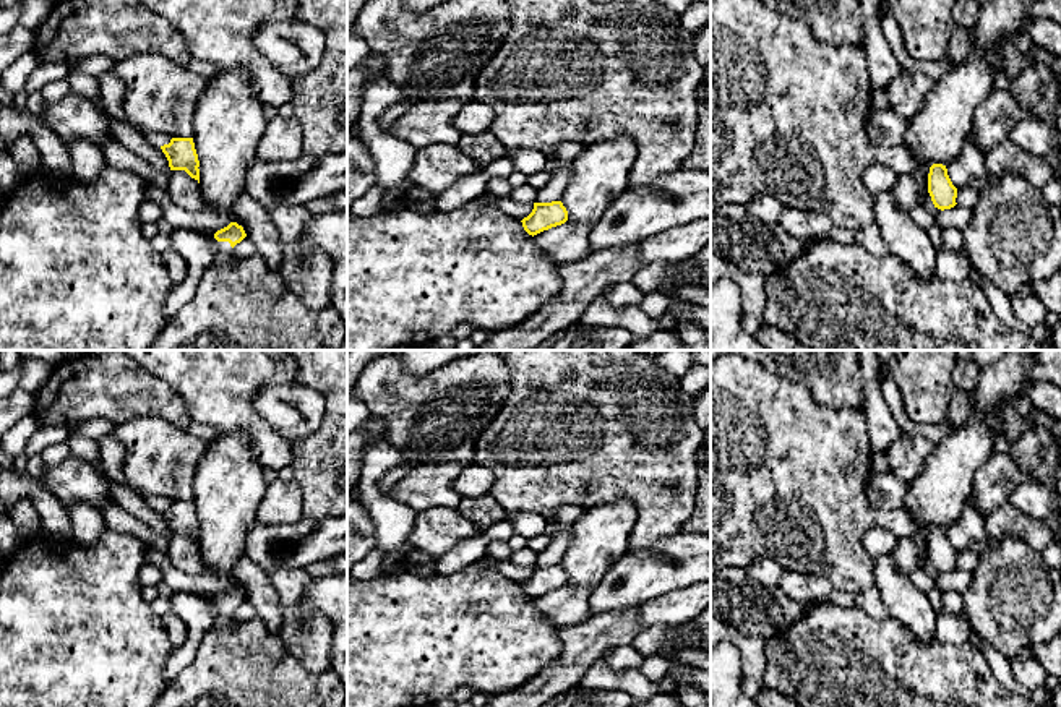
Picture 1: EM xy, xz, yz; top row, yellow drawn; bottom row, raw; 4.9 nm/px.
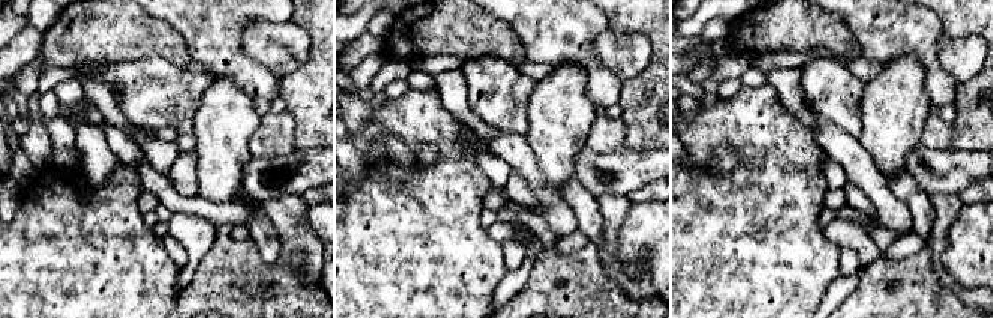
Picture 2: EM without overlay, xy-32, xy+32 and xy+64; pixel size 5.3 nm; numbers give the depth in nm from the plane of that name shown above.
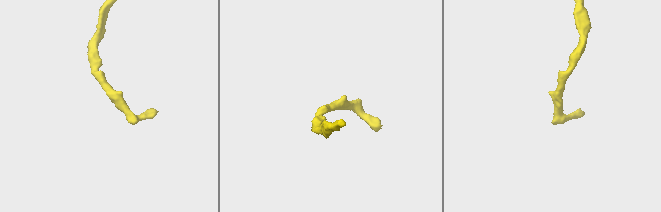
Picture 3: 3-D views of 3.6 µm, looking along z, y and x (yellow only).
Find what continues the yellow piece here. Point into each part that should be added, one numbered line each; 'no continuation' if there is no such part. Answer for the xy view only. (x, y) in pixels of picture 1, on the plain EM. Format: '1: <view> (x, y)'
1: xy (237, 664)

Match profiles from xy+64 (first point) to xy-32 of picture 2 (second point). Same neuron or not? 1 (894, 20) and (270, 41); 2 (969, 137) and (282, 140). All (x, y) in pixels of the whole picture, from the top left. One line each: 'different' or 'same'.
1: different
2: different

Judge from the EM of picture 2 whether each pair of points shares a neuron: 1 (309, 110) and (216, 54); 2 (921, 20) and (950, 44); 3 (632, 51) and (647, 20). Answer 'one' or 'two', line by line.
1: two
2: two
3: two

